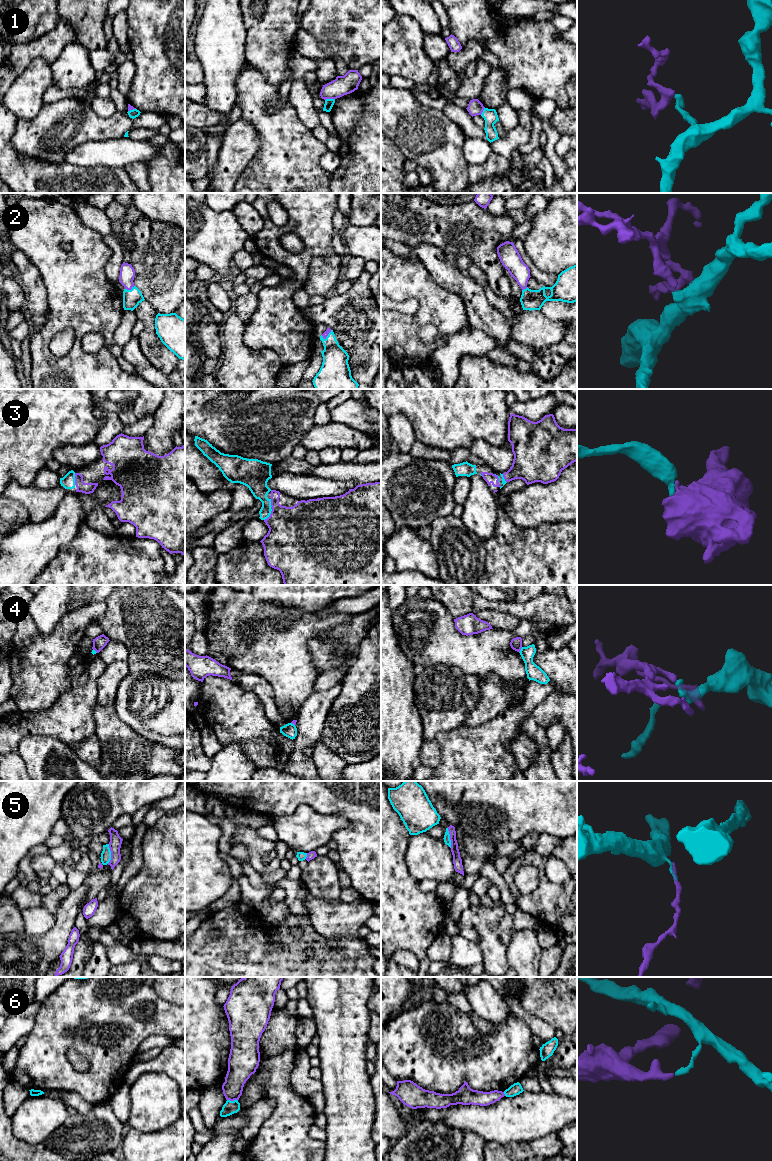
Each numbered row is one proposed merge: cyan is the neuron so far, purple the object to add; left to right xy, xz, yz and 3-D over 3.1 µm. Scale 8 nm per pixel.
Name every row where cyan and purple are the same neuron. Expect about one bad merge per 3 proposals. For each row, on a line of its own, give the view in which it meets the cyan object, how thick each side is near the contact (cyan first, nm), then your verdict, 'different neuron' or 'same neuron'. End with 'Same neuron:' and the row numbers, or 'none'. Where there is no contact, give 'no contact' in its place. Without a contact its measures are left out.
1: xz | 70/160 nm | different neuron
2: xy | 140/120 nm | same neuron
3: xz | 140/420 nm | same neuron
4: yz | 120/100 nm | different neuron
5: xy | 80/100 nm | different neuron
6: xz | 110/190 nm | different neuron
Same neuron: 2, 3

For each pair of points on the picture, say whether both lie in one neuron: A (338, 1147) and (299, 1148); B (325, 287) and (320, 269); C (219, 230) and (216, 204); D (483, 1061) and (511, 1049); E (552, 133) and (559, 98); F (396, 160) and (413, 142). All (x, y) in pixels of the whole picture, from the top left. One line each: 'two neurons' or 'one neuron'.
A: two neurons
B: one neuron
C: two neurons
D: one neuron
E: two neurons
F: two neurons

